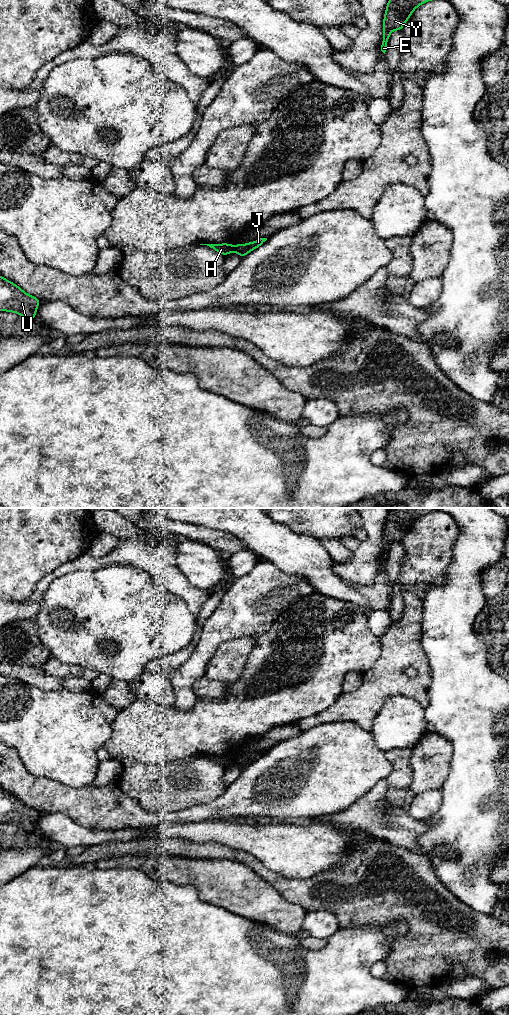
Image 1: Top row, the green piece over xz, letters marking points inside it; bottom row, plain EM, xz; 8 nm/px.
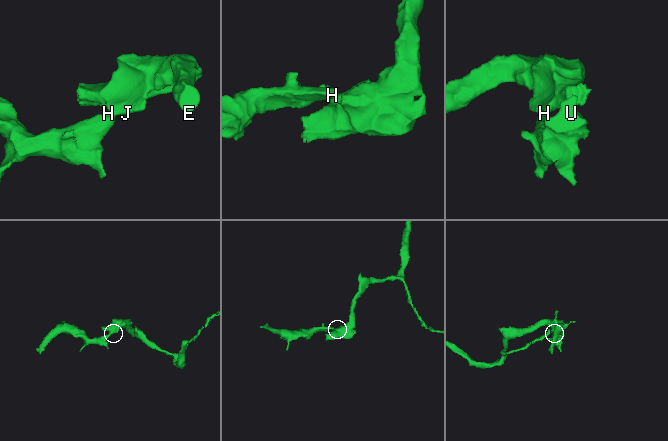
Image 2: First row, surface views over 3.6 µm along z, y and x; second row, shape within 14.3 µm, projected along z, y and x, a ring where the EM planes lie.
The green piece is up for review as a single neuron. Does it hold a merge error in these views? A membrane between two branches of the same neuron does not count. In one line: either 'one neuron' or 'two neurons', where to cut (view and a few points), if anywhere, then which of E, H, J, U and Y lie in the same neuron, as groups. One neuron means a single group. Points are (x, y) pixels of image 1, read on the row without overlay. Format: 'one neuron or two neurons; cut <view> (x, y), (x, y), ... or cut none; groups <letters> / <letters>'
two neurons; cut xz (234, 758), (230, 763); groups E J Y / H U

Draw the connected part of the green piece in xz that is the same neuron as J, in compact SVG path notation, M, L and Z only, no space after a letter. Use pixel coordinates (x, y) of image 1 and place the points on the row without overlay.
M260 750L257 753L249 754L247 756L235 757L231 764L238 765L241 769L244 769L250 763L252 763L252 762L258 760L259 758L261 758L266 752L267 752L267 750Z

